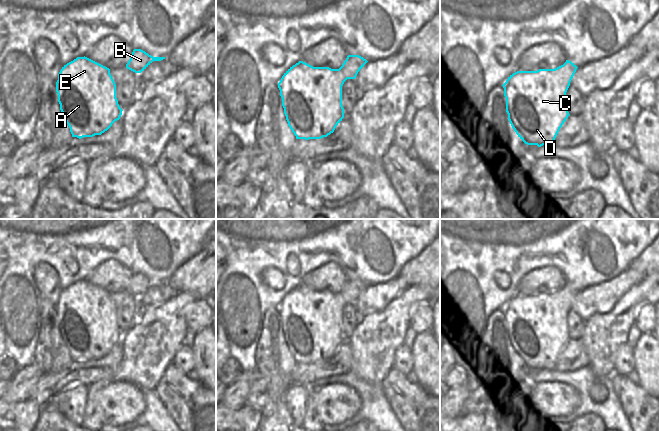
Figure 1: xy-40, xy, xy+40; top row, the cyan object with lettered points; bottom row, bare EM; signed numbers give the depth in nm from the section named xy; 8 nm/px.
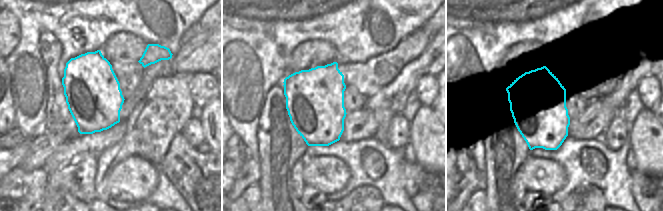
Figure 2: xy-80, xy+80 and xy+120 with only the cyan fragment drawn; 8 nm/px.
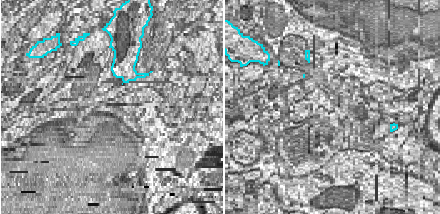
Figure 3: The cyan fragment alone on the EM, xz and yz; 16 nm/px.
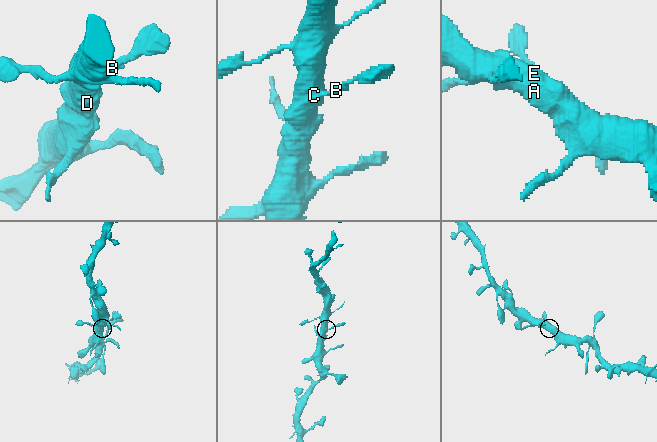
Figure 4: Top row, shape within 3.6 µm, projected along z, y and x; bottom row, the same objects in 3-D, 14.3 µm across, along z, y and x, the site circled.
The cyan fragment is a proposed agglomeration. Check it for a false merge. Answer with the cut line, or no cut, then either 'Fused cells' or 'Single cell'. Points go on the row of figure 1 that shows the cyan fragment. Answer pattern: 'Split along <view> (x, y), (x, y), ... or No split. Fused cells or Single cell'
No split. Single cell

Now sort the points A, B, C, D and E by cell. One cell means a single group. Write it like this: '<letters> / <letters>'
A B C D E

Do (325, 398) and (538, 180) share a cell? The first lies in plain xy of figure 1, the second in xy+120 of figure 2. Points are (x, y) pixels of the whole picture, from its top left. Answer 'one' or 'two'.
one

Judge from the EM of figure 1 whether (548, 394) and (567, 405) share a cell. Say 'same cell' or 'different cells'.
same cell

